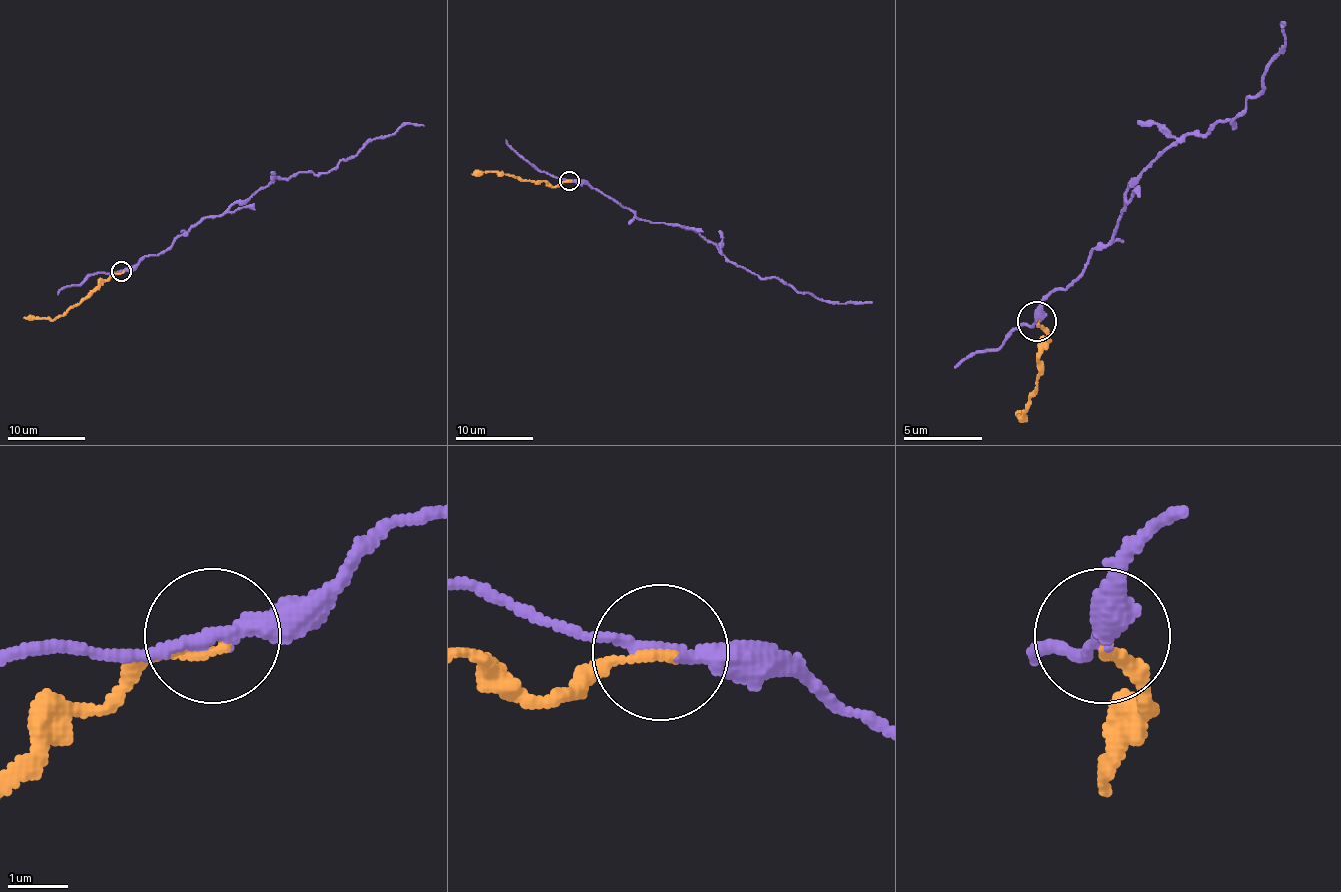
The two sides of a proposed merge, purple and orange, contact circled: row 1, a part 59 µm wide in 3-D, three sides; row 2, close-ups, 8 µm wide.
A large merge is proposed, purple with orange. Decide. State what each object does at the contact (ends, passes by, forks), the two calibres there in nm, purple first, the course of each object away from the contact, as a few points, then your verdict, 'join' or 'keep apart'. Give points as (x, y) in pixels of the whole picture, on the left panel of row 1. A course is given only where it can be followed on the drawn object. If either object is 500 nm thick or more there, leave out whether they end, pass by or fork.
purple passes by; orange ends; calibres 240 and 140 nm; course purple (121, 270), (132, 270), (275, 179), (329, 173), (376, 138), (405, 124), (423, 126); course orange (121, 272), (101, 280), (62, 315), (52, 319), (23, 317); keep apart

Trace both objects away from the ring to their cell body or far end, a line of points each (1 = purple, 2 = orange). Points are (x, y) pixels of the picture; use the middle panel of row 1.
1: (569, 180), (586, 180), (639, 219), (693, 229), (760, 278), (777, 278), (824, 301), (871, 301)
2: (569, 180), (549, 186), (543, 180), (532, 182), (500, 172), (471, 174)

